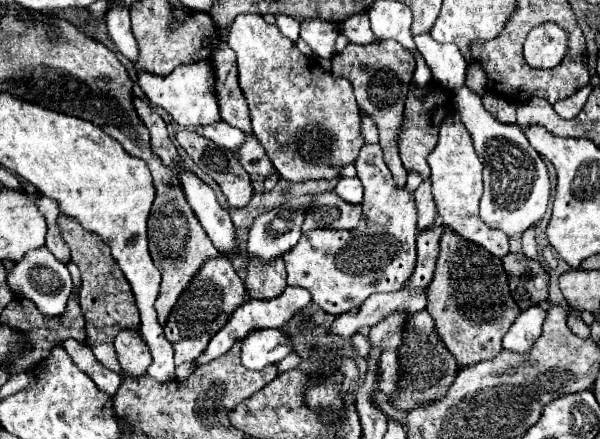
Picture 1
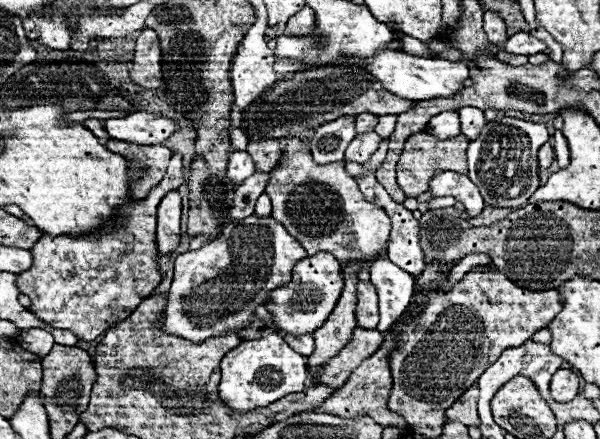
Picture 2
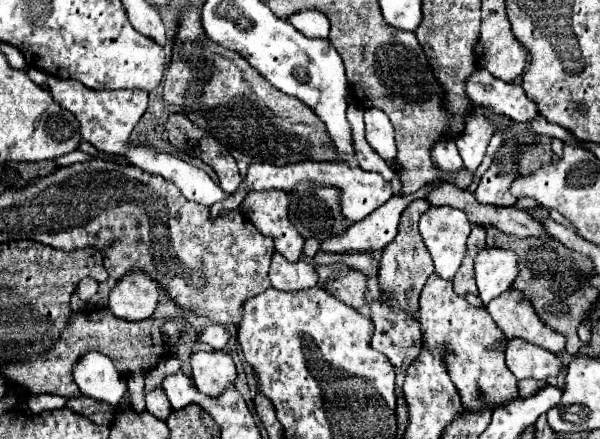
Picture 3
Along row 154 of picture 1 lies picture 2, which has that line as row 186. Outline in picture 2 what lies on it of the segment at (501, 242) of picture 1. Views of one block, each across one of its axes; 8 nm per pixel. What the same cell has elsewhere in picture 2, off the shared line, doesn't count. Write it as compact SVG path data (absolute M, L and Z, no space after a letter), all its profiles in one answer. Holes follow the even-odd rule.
M448 170L440 172L436 174L436 178L432 178L428 192L434 198L444 198L444 196L456 198L456 202L462 202L466 206L470 218L476 218L476 214L480 214L480 210L484 208L484 200L478 192L478 186L464 174L456 174Z

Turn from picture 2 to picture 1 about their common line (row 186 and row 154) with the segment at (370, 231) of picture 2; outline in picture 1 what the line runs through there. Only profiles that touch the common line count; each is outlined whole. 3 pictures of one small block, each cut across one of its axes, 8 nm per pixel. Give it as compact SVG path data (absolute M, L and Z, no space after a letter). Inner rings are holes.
M238 16L230 26L228 46L238 56L240 88L250 108L252 130L284 180L332 180L340 176L340 170L346 164L354 164L360 148L366 142L360 130L360 108L356 108L356 98L348 80L324 72L314 58L304 56L294 42L282 36L276 24L266 24L262 16Z

